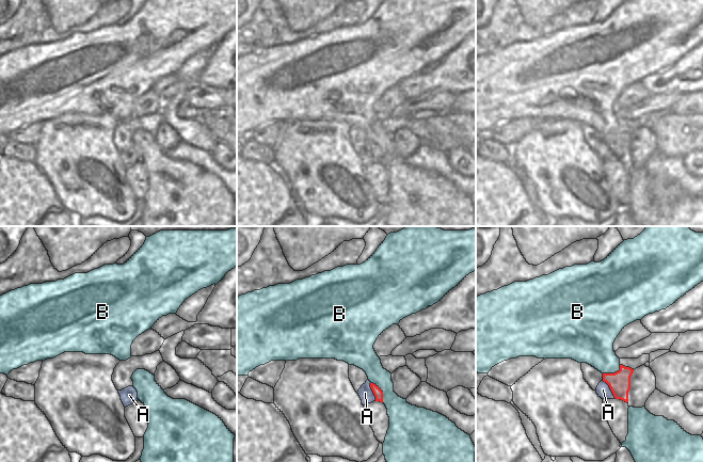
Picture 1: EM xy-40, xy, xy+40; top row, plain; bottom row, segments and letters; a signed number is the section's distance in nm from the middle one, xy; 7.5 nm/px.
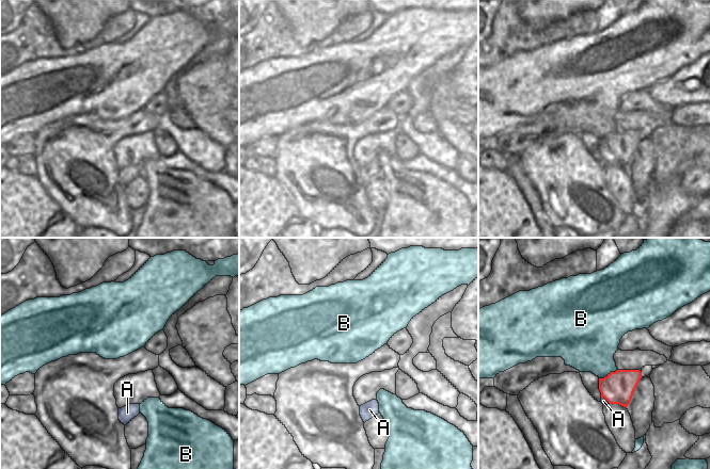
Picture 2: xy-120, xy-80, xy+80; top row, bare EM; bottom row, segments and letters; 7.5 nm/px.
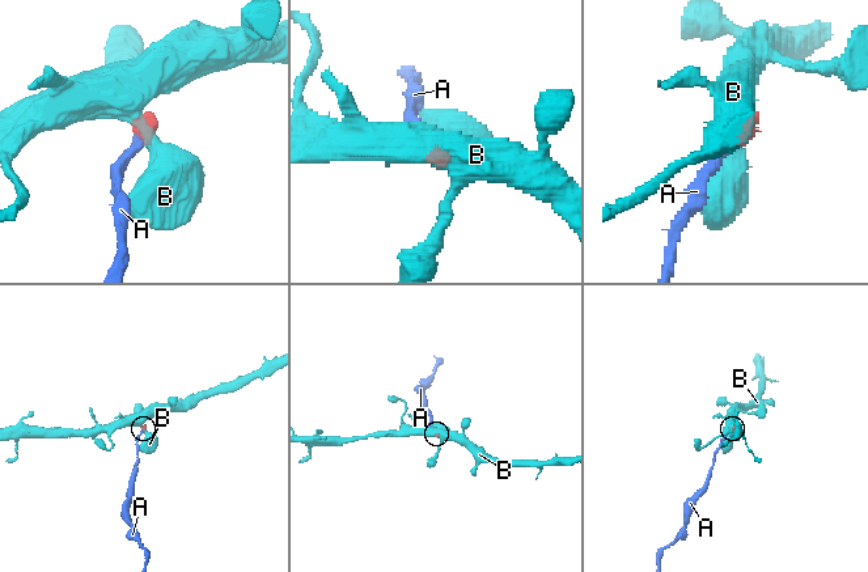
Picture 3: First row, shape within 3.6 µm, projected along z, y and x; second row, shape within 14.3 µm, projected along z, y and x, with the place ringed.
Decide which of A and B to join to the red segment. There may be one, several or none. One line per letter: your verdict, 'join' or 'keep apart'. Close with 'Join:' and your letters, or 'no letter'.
A: join
B: keep apart
Join: A

